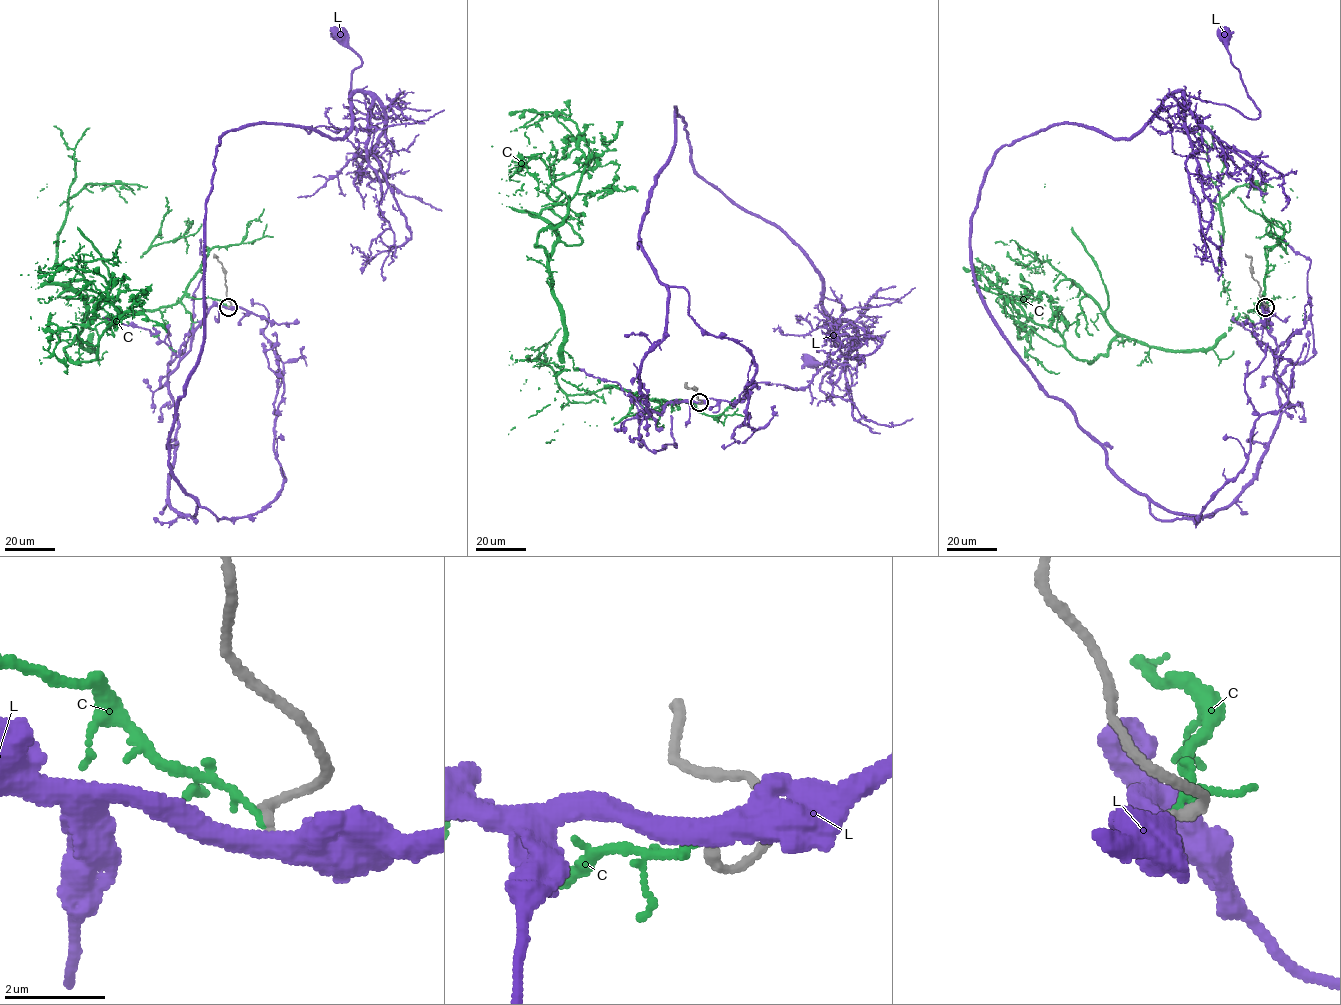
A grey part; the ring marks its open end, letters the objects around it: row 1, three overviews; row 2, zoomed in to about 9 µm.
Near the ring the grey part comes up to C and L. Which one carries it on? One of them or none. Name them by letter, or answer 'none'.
none

